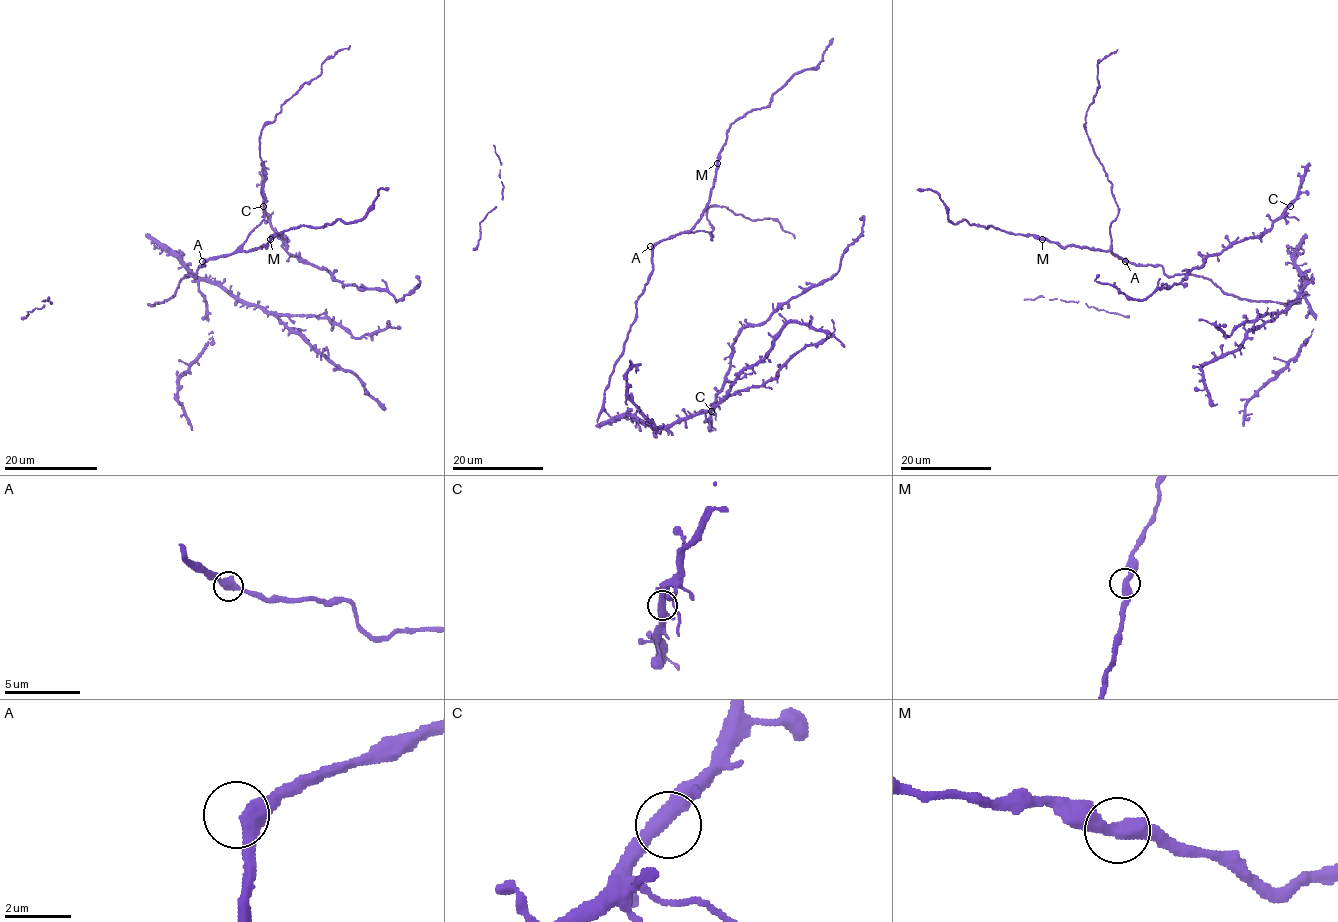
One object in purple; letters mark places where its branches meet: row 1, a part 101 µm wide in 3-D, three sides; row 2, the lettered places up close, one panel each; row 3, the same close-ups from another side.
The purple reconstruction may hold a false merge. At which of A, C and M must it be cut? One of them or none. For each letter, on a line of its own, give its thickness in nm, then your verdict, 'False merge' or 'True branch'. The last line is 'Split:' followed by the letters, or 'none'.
A: Thickness 440 nm. True branch
C: Thickness 440 nm. True branch
M: Thickness 440 nm. True branch
Split: none

